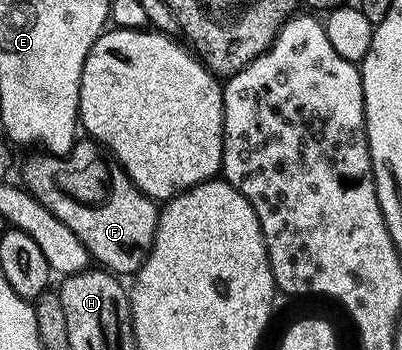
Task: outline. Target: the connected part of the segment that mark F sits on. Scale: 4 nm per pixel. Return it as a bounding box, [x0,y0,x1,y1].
[23,139,160,275]

